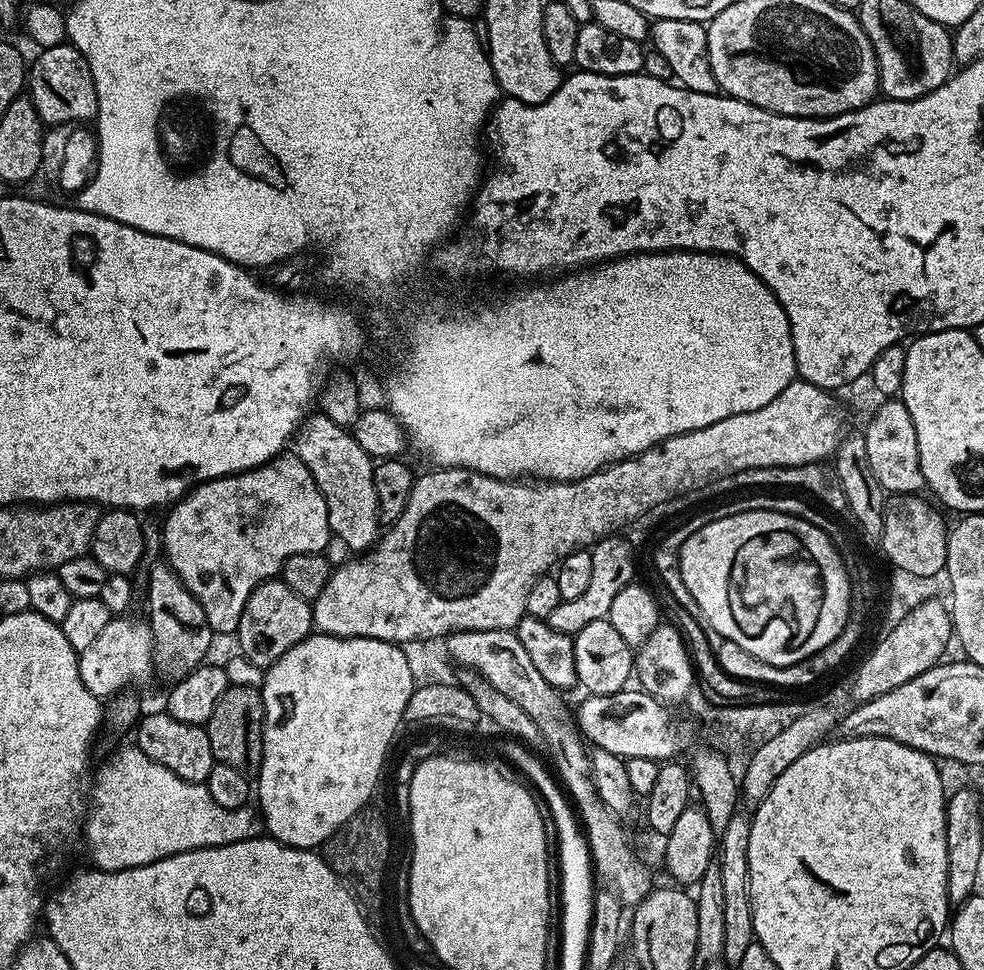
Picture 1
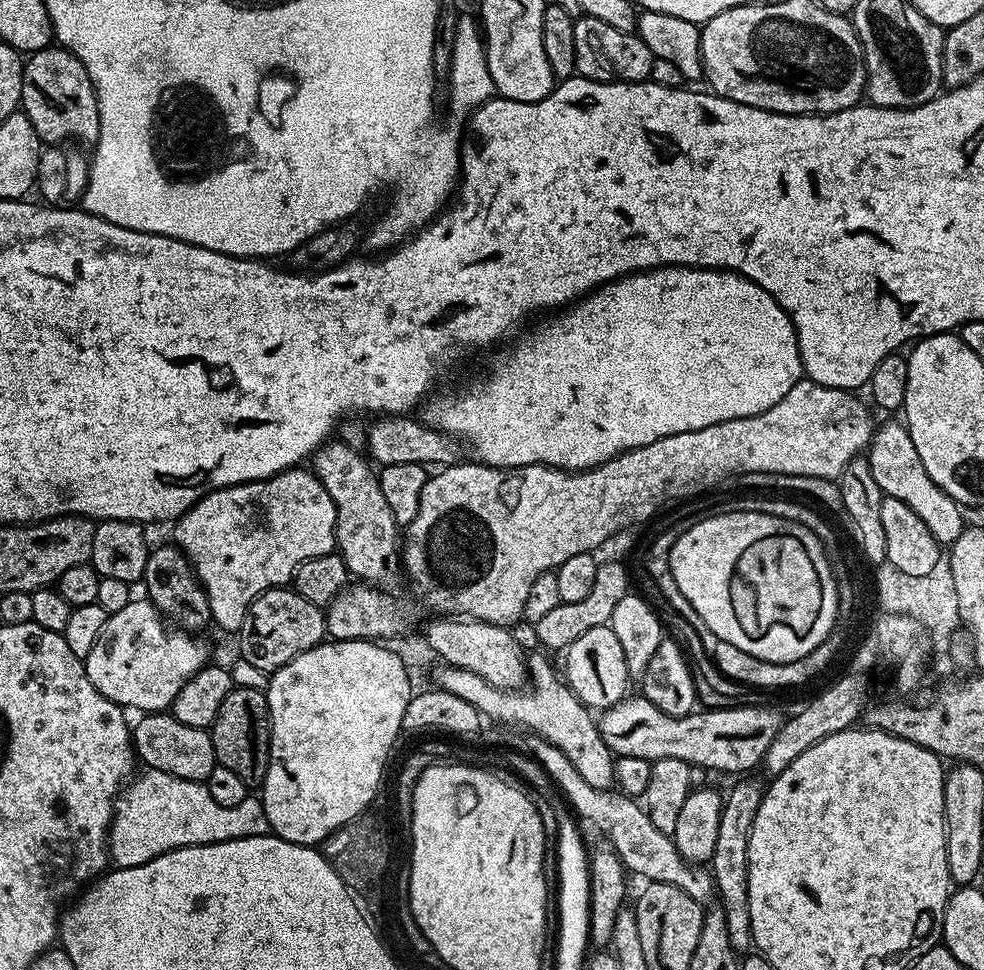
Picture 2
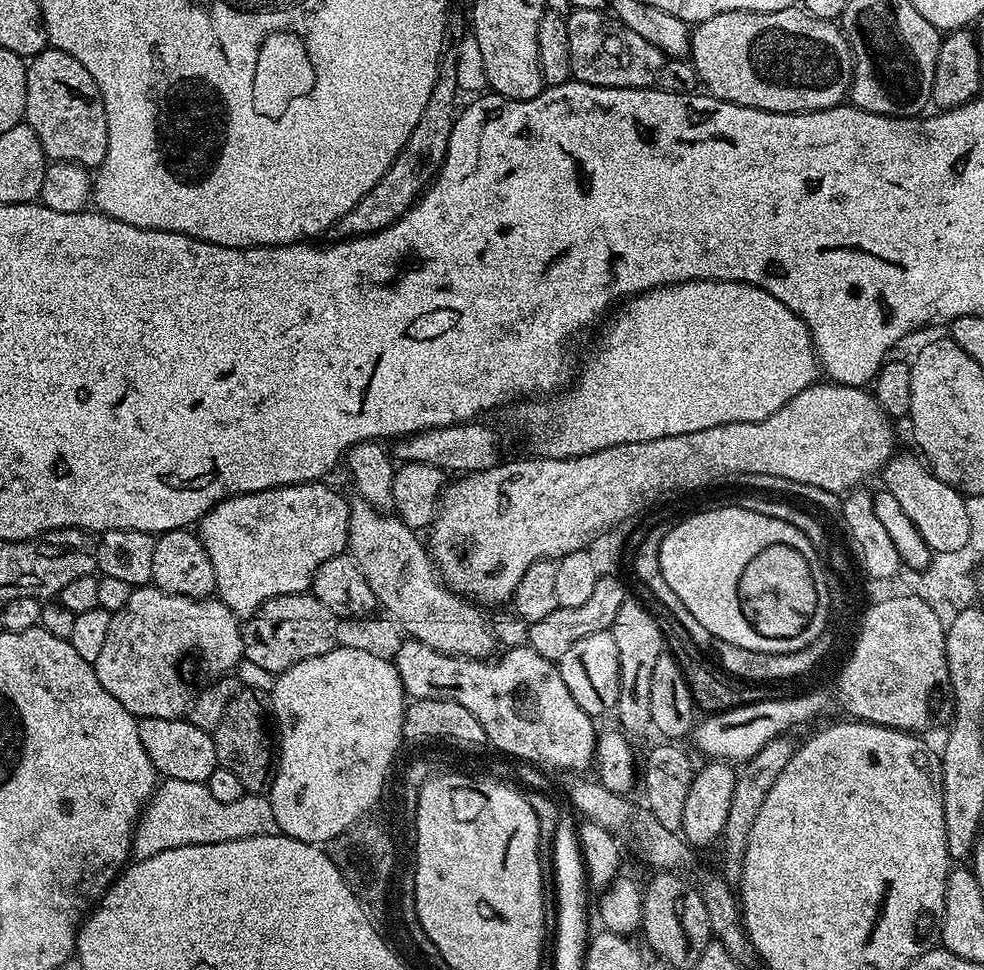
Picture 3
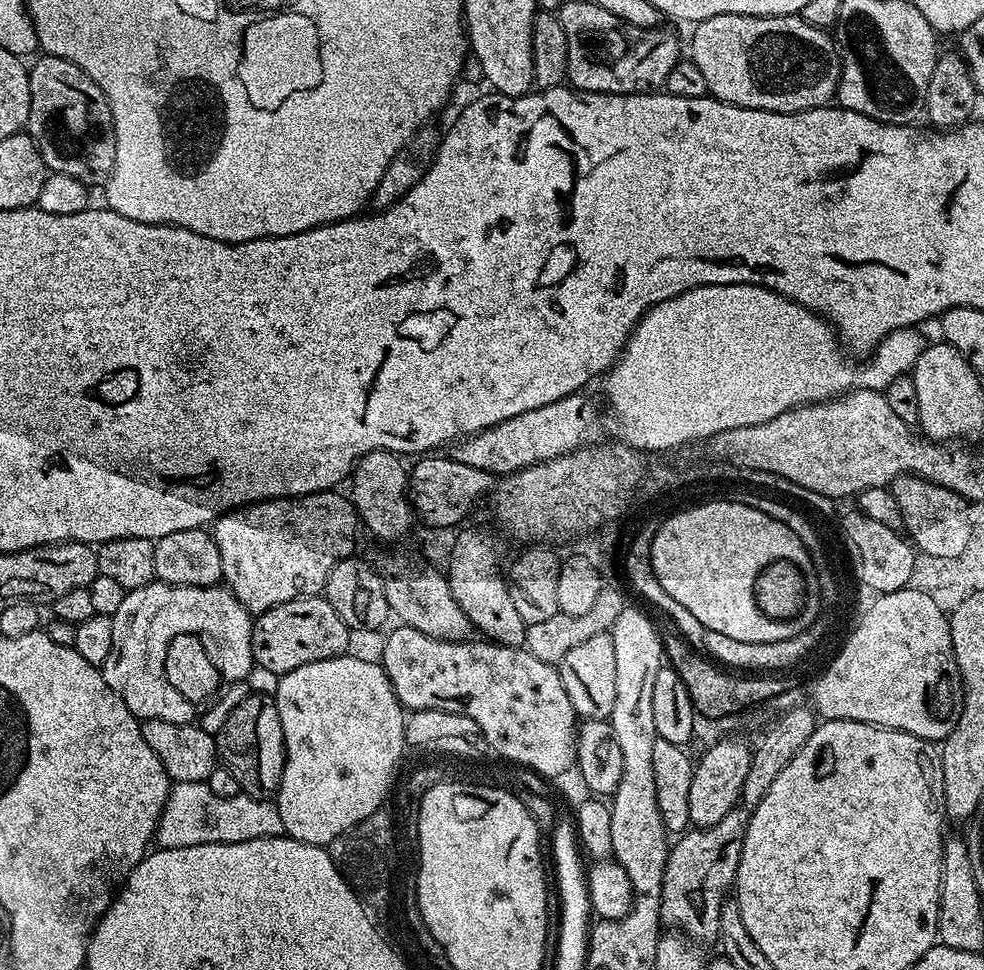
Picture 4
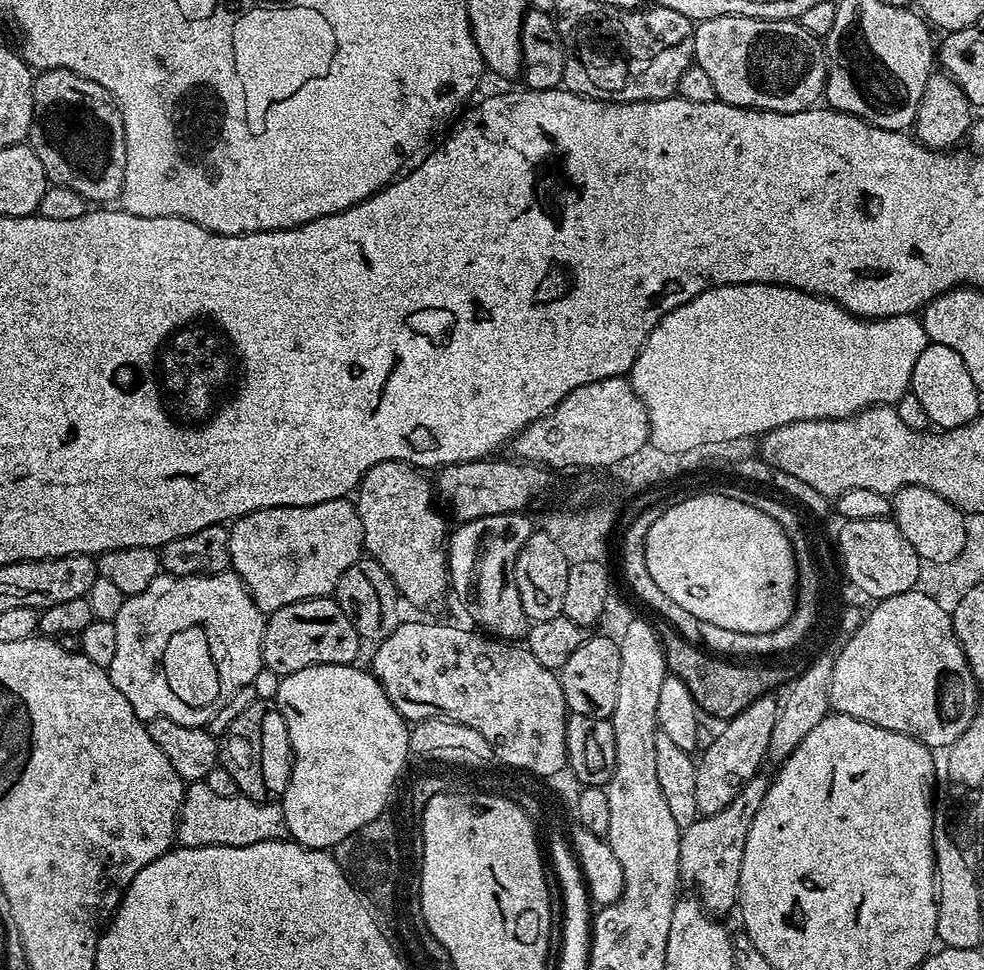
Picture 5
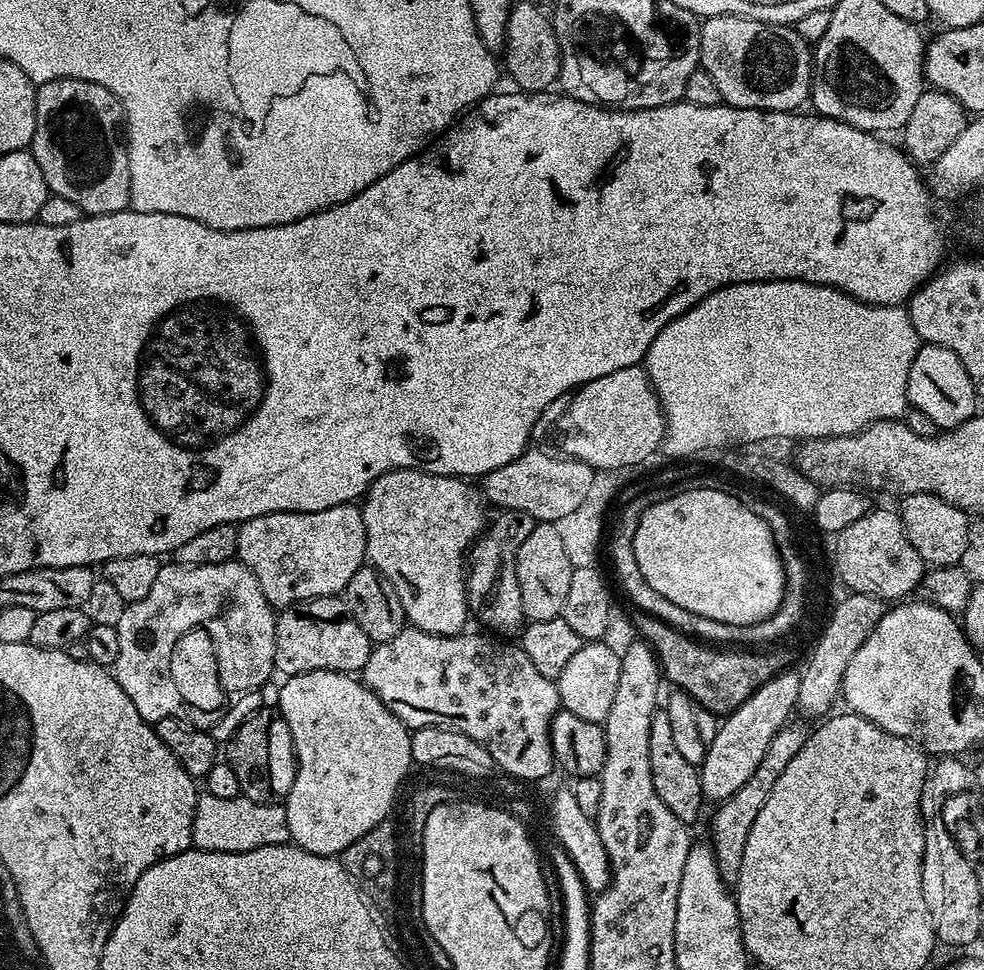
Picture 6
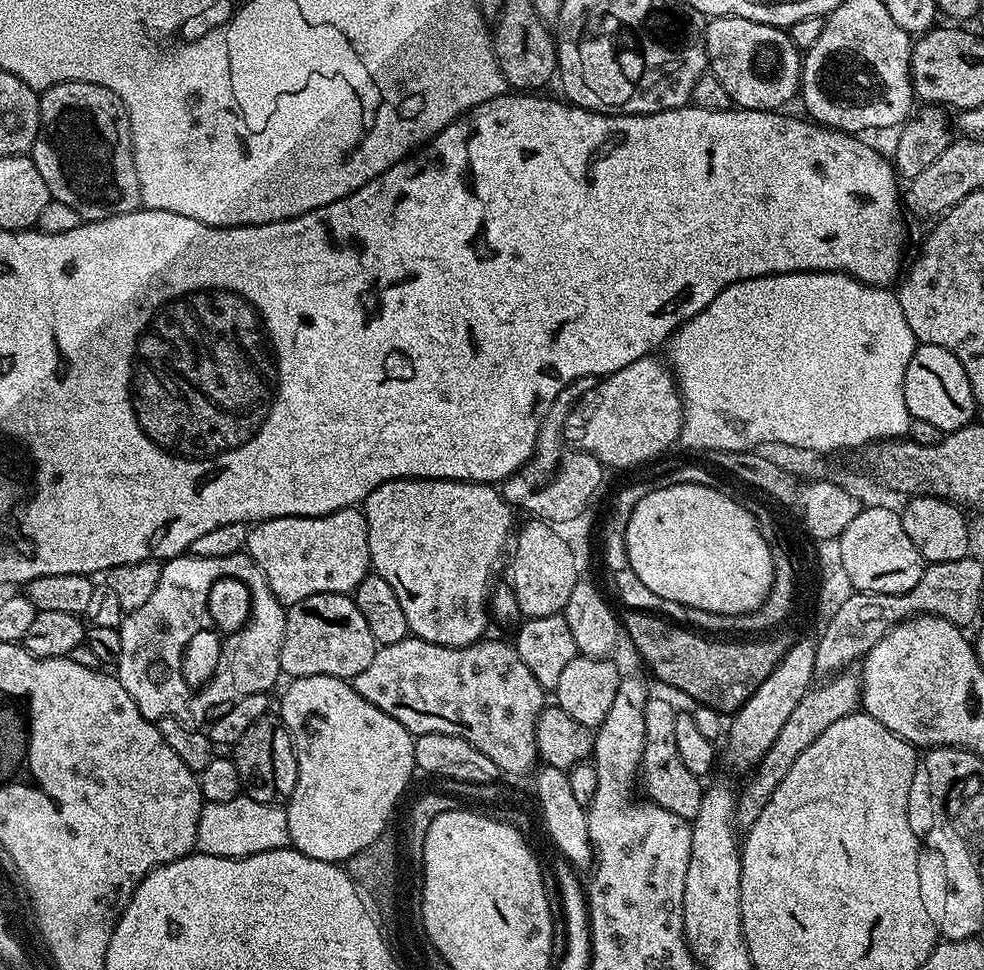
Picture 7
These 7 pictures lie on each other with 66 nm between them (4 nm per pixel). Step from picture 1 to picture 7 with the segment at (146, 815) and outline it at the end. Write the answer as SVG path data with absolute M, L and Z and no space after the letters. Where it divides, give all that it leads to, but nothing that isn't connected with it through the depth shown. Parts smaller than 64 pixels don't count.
M243 794L230 802L207 802L198 818L196 848L208 856L243 860L246 856L287 848L290 844L288 809L279 803L263 804Z

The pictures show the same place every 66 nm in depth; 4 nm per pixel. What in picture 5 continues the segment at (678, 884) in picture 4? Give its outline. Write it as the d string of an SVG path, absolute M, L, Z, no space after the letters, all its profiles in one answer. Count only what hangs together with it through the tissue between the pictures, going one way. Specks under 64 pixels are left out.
M758 774L744 783L744 788L726 806L726 810L718 810L718 814L700 816L680 833L680 874L685 881L696 883L698 899L709 914L728 912L737 907L740 894L740 871L742 870L742 854L746 846L746 838L750 834L750 826L754 822L754 814L758 814L758 806L762 806L762 798L768 793L769 777Z

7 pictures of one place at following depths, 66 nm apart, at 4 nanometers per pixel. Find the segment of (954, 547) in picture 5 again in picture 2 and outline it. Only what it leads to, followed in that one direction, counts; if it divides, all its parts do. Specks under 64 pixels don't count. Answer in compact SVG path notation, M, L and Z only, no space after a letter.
M888 418L884 425L877 427L872 434L872 442L866 449L866 459L870 466L870 474L874 474L874 482L878 482L881 493L890 498L898 498L898 502L906 502L918 518L922 518L922 526L941 546L950 546L963 534L966 527L965 509L950 494L946 494L926 474L926 466L922 466L922 458L918 458L918 450L914 450L914 442L910 442L907 427L899 419Z

